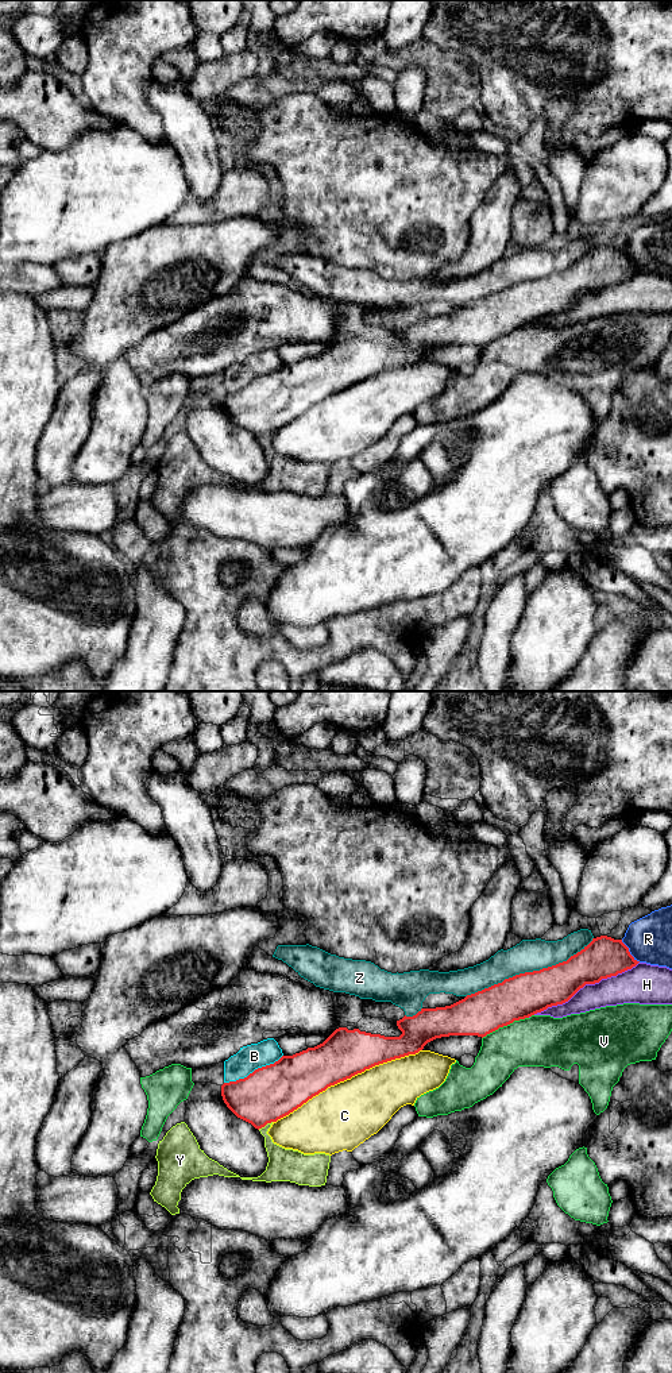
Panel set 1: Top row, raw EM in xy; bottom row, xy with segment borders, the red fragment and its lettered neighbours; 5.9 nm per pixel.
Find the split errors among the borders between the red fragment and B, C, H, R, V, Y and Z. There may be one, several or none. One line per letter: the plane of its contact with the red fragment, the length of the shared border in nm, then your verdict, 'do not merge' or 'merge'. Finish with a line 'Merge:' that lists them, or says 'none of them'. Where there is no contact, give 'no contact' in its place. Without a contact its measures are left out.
B: meets red in xy; contact 400 nm long; do not merge
C: meets red in xy; contact 1000 nm long; do not merge
H: meets red in xy; contact 700 nm long; do not merge
R: meets red in xy; contact 180 nm long; do not merge
V: meets red in xy; contact 300 nm long; do not merge
Y: meets red in xy; contact 100 nm long; do not merge
Z: meets red in xy; contact 850 nm long; do not merge
Merge: none of them

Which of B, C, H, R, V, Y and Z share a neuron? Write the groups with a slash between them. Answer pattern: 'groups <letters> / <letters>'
groups B H / C / R / V / Y / Z

